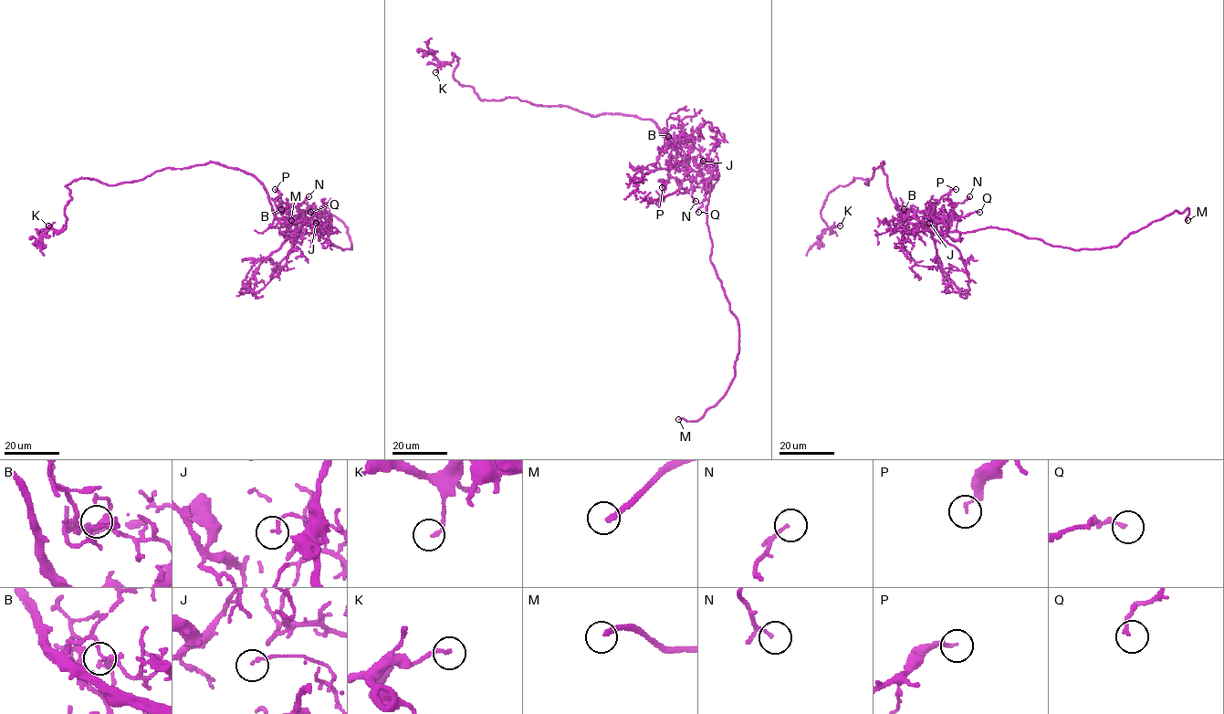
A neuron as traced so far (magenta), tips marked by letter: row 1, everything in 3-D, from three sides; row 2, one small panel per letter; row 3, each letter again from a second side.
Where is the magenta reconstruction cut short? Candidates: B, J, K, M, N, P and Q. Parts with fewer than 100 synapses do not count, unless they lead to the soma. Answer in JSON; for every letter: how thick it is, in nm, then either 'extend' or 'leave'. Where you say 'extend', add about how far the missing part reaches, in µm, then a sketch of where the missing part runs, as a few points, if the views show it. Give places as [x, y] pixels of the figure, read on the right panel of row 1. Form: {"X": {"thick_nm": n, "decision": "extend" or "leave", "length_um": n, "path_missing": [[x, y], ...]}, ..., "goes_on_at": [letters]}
{"B": {"thick_nm": 180, "decision": "leave"}, "J": {"thick_nm": 150, "decision": "leave"}, "K": {"thick_nm": 150, "decision": "leave"}, "M": {"thick_nm": 240, "decision": "extend", "length_um": 35}, "N": {"thick_nm": 90, "decision": "leave"}, "P": {"thick_nm": 170, "decision": "leave"}, "Q": {"thick_nm": 140, "decision": "leave"}, "goes_on_at": ["M"]}

